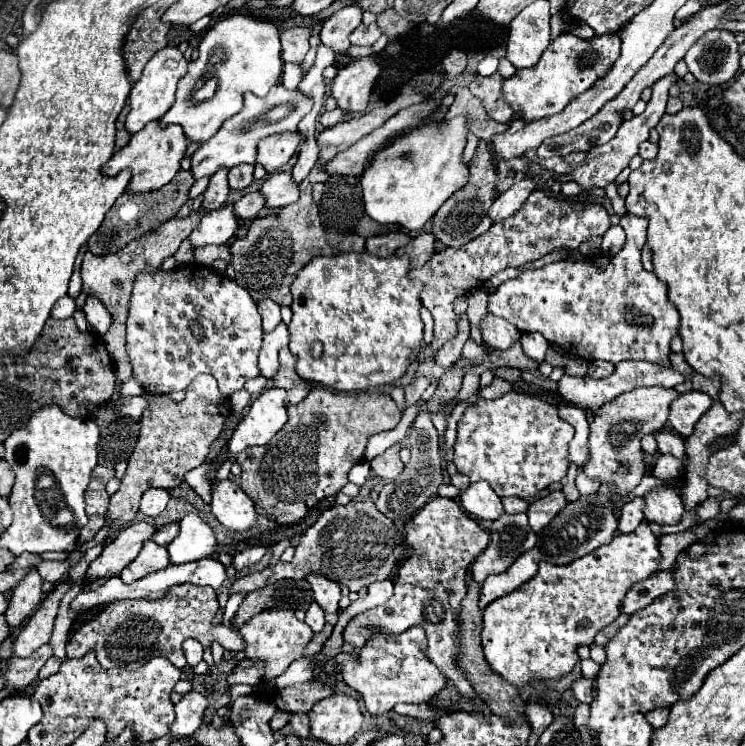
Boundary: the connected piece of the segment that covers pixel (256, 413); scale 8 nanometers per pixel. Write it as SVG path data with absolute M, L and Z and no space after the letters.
M268 388L252 402L246 418L238 424L234 436L230 438L230 442L227 444L230 458L217 470L211 493L214 491L215 482L229 477L230 469L236 461L238 452L242 452L248 446L266 444L286 424L284 398L286 398L284 390Z

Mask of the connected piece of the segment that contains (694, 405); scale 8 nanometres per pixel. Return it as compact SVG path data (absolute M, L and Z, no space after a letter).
M688 392L676 398L670 406L670 424L682 436L690 436L700 416L710 408L712 398L702 392Z

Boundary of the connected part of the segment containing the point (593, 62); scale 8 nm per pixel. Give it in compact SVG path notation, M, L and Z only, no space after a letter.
M564 32L550 42L536 66L518 70L514 76L504 80L502 98L512 106L514 112L520 112L520 118L524 122L534 122L544 116L558 114L566 108L566 104L570 104L574 98L594 86L598 78L606 76L610 66L614 66L614 62L618 60L618 54L618 34L604 34L594 36L590 40L582 40L570 32Z

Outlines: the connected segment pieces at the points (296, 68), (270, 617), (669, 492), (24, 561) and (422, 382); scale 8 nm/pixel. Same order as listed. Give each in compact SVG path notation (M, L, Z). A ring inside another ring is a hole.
M284 64L284 74L282 74L282 86L294 90L300 84L300 78L304 76L302 64Z
M274 608L274 610L264 610L262 614L256 614L254 618L250 618L250 622L244 622L238 628L238 634L246 642L246 648L244 648L246 658L264 662L264 678L262 678L262 686L258 688L258 696L262 696L268 702L274 702L274 698L278 696L276 678L280 674L284 674L284 670L290 666L292 660L296 660L304 654L306 646L314 638L312 628L306 622L300 622L294 616L294 612Z
M664 488L648 492L644 506L644 518L648 522L656 522L660 526L674 526L680 522L684 514L684 502L680 498L678 490Z
M25 552L20 556L16 557L11 565L11 570L13 569L23 569L28 568L28 566L36 566L42 558L36 556L36 554Z
M420 376L420 378L416 378L410 386L406 386L406 390L404 390L404 394L406 394L406 404L410 406L412 402L416 402L422 394L424 394L424 390L430 386L430 378L426 378L426 376Z

